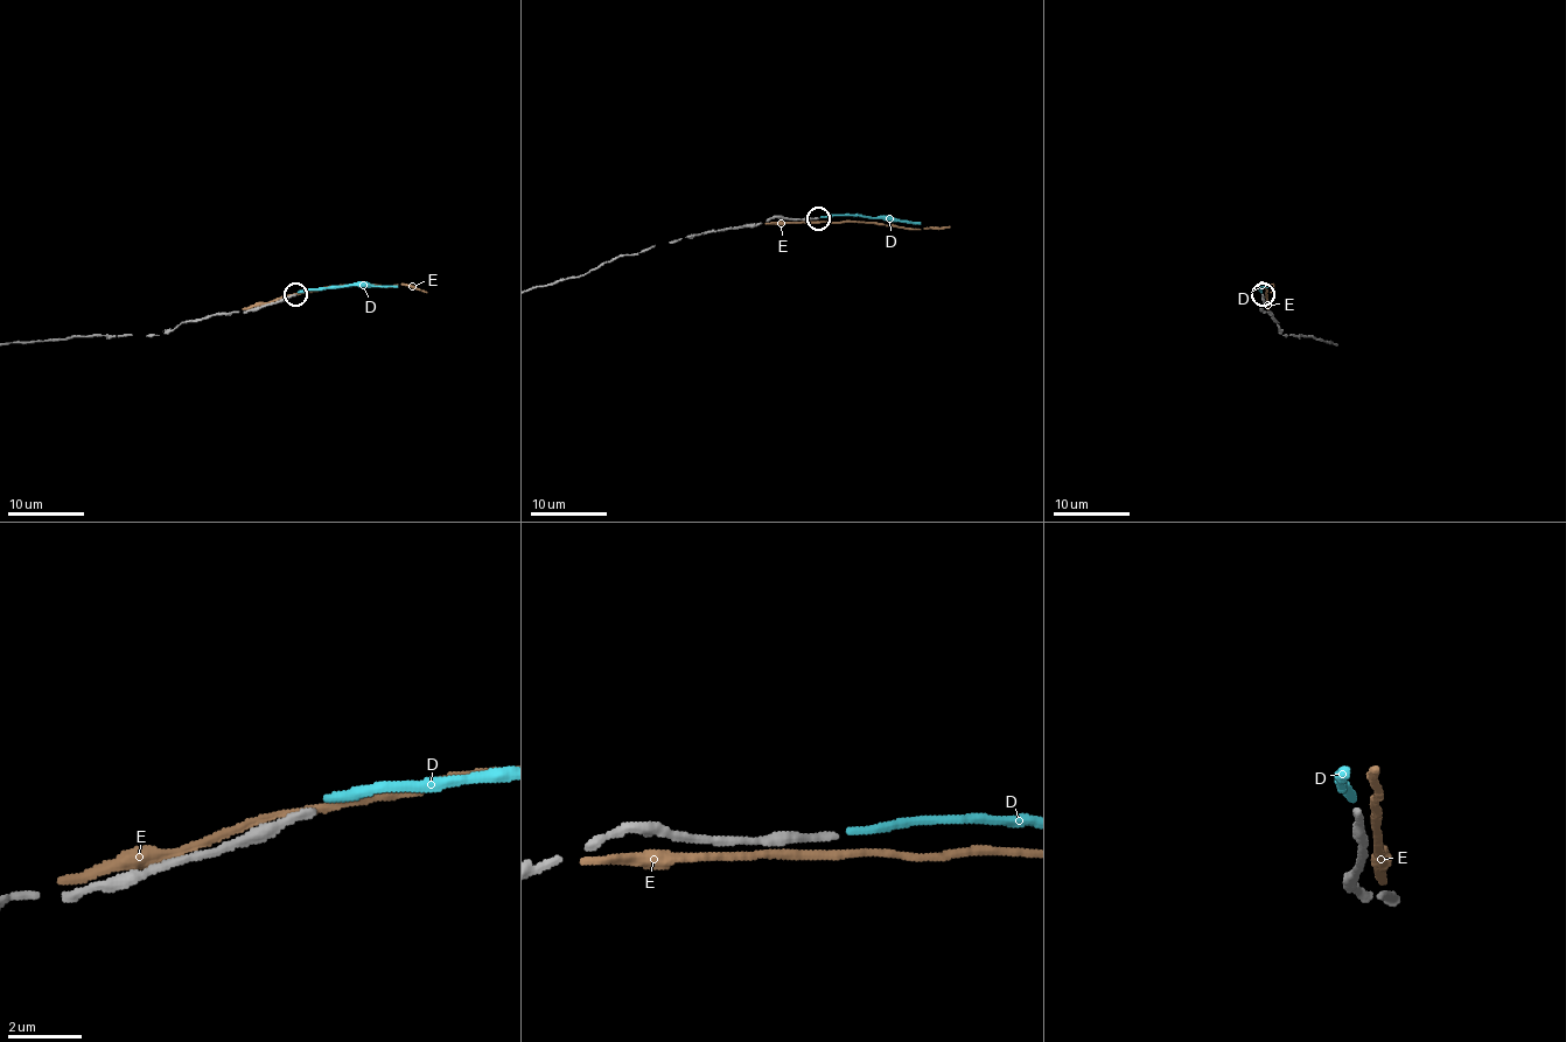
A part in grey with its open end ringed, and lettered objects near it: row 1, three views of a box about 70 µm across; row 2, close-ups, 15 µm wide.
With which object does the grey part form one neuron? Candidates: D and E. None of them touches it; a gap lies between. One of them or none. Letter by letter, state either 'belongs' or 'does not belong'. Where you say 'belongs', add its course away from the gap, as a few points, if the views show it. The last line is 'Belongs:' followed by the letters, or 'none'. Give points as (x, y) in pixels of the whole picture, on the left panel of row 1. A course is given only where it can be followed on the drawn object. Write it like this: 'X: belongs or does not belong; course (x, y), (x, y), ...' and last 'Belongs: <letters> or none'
D: does not belong
E: does not belong
Belongs: none

